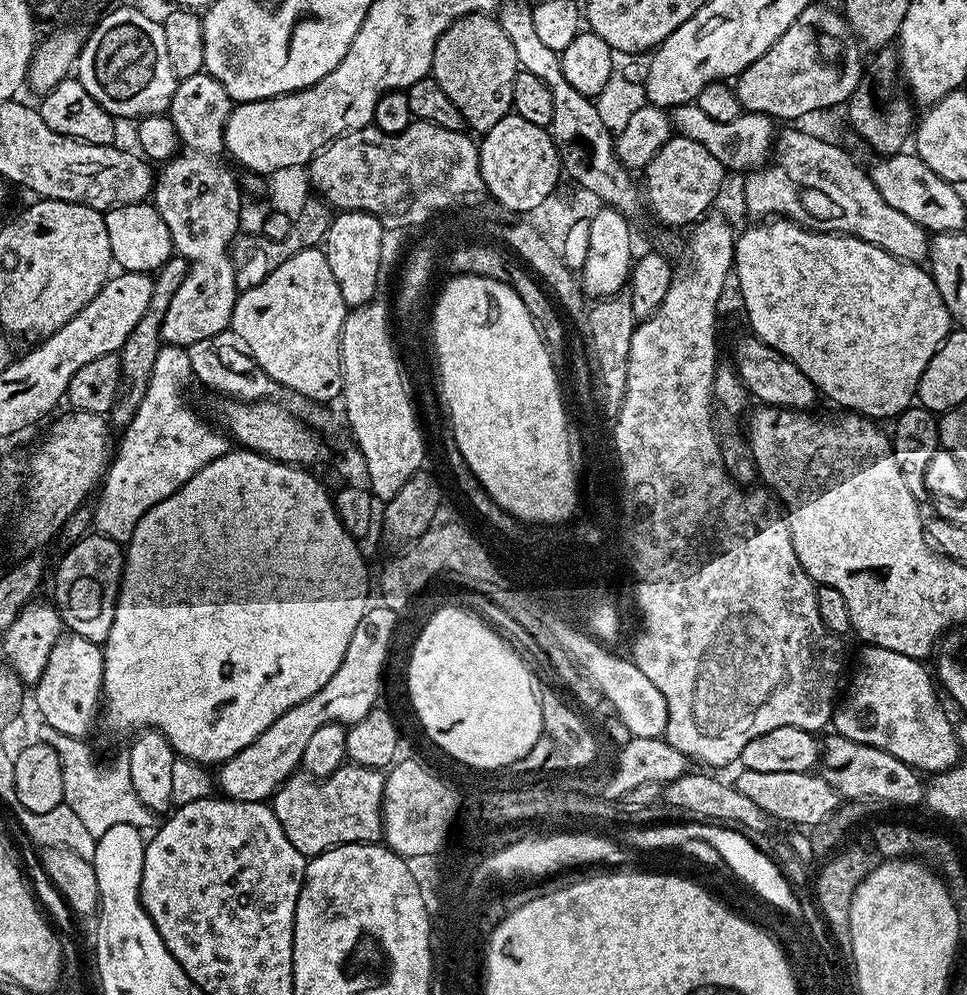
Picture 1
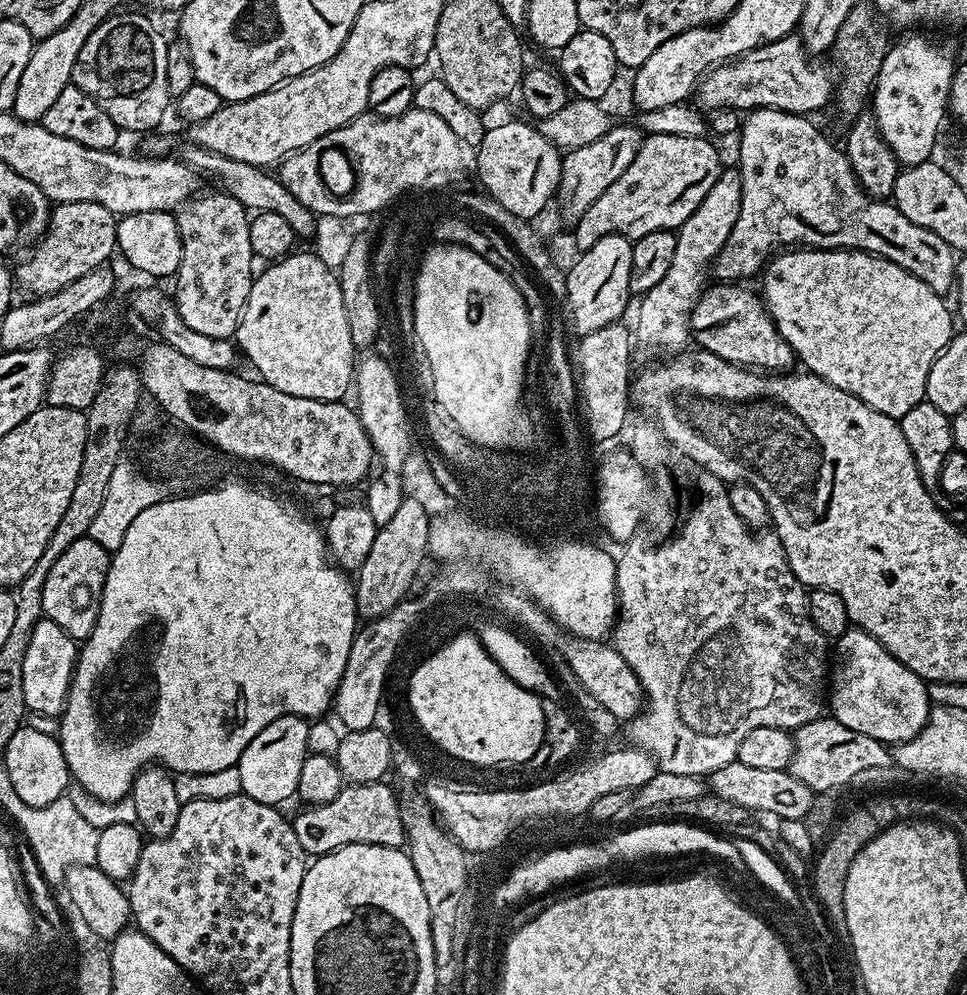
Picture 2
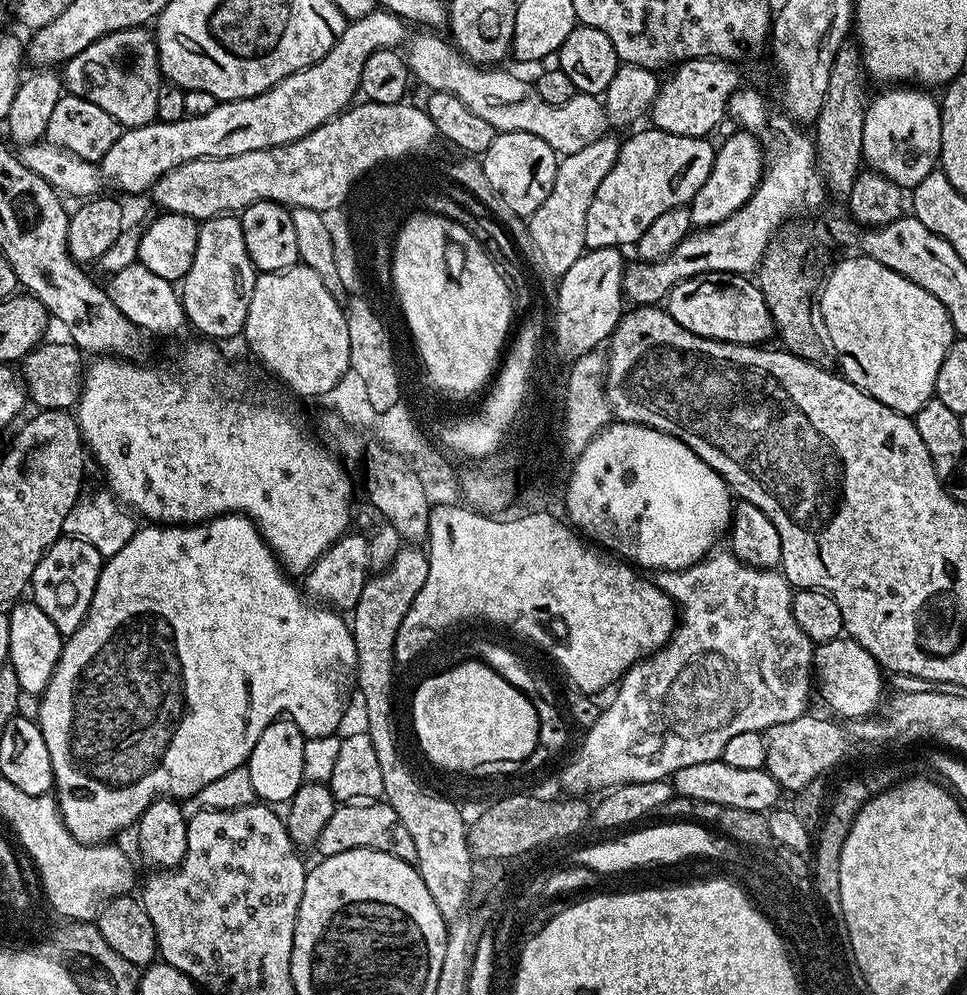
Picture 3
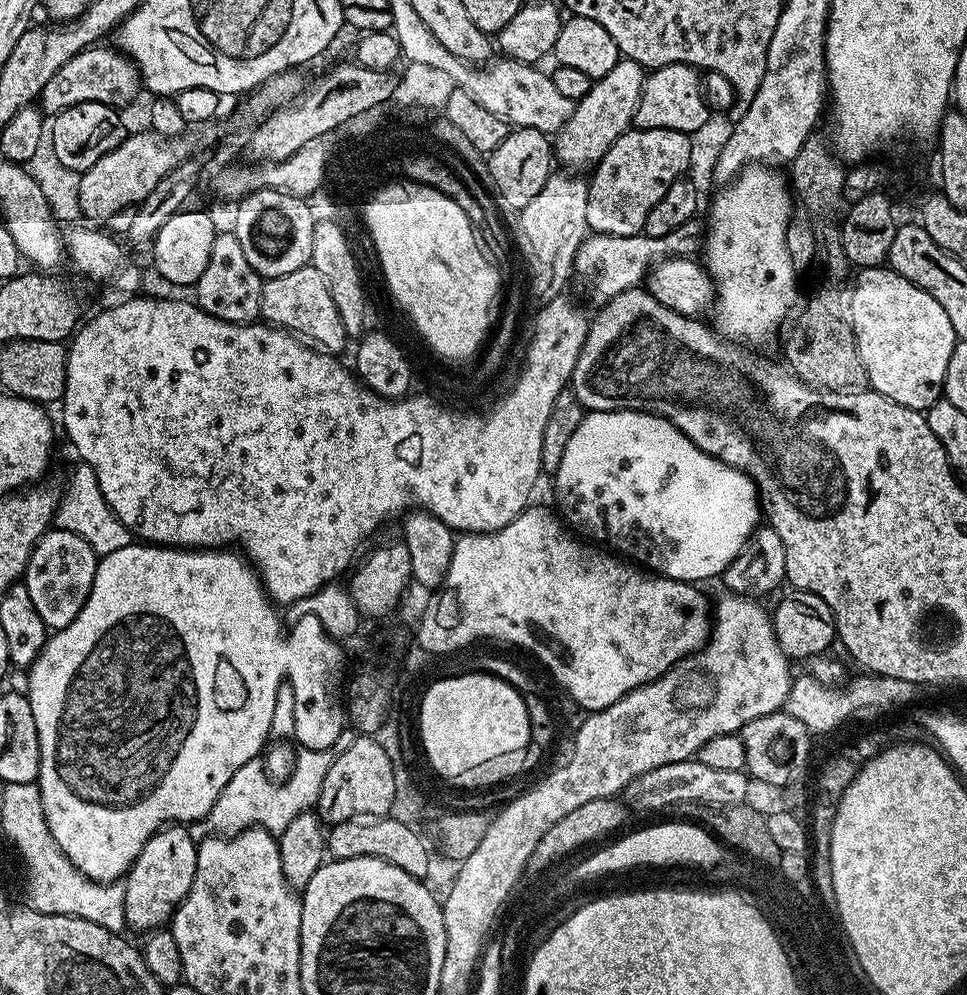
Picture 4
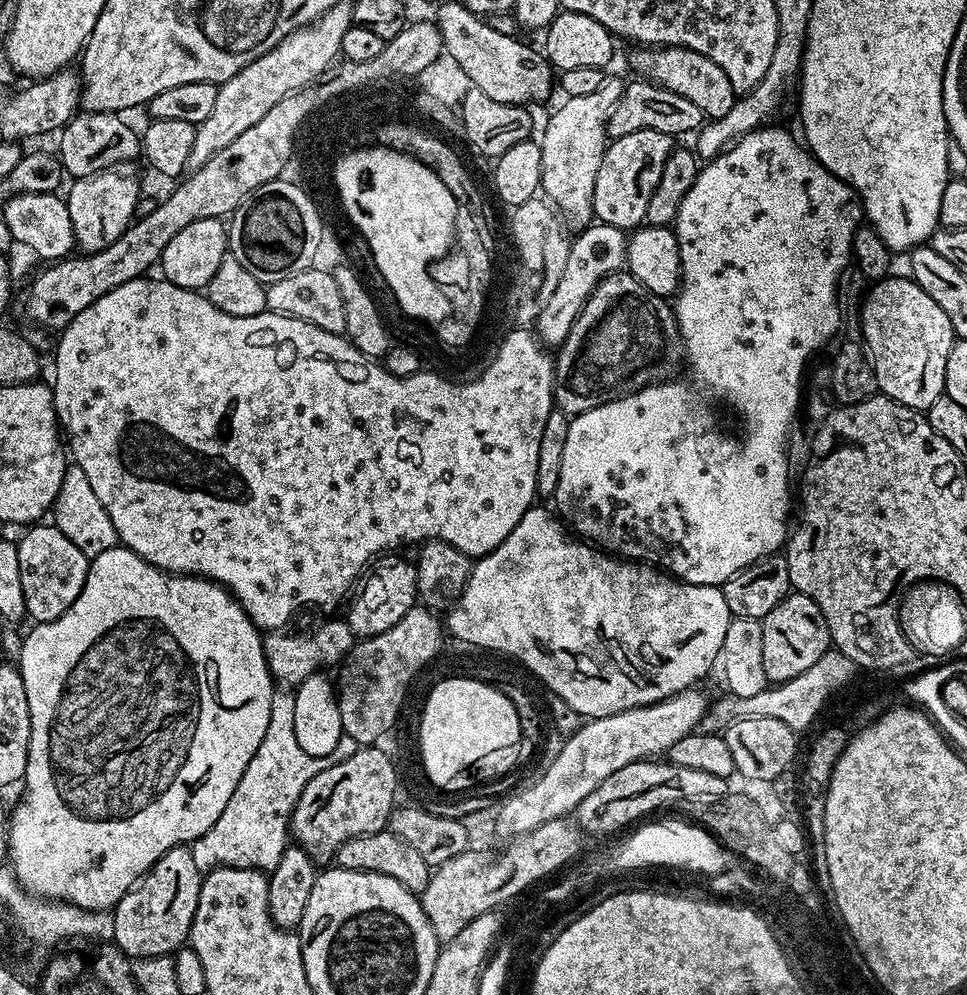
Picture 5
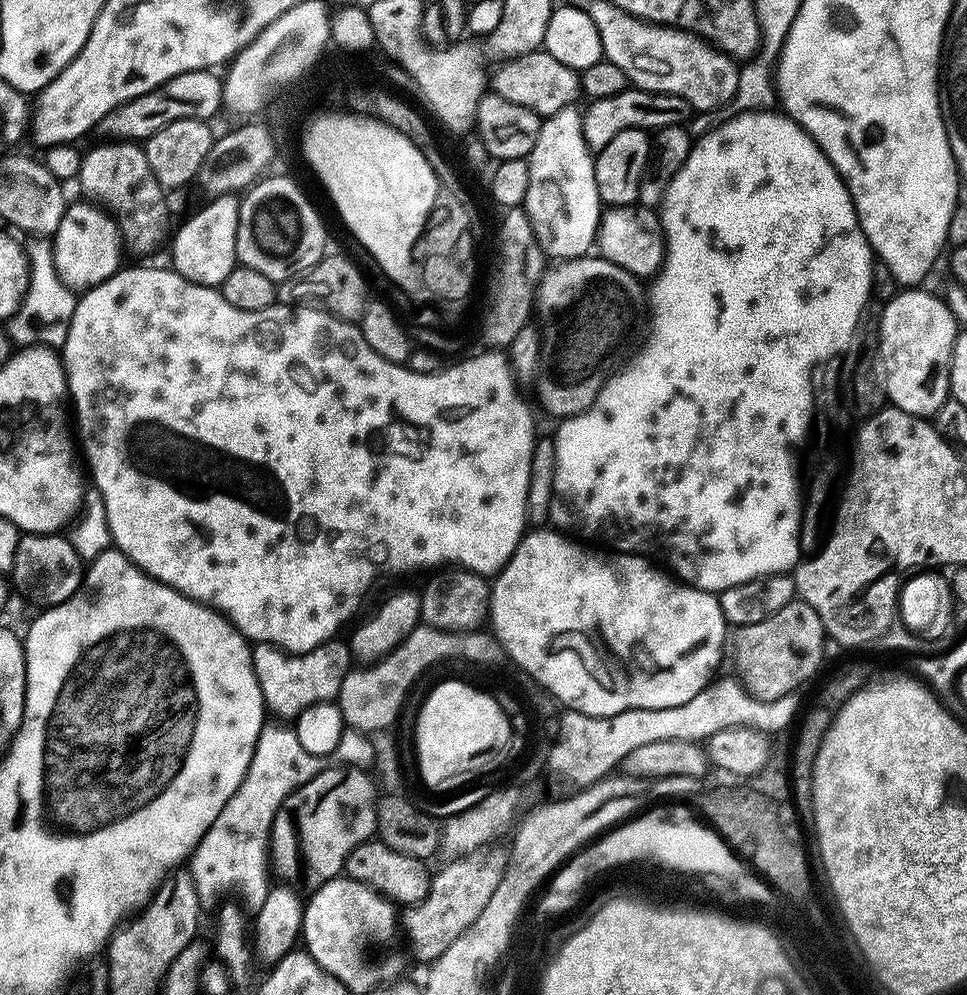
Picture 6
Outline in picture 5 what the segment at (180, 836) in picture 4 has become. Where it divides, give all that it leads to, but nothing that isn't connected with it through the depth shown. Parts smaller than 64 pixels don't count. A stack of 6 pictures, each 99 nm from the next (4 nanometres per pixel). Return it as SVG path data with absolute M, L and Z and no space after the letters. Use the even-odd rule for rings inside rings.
M191 847L166 850L143 880L114 906L113 941L116 947L133 958L172 956L177 949L185 947L198 910L201 879L202 873L198 862L194 862Z

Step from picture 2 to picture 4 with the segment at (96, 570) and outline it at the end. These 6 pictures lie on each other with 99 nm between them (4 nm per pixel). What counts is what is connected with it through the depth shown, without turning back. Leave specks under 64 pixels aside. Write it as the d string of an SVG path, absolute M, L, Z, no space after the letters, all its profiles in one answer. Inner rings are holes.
M53 527L45 532L44 537L36 543L28 559L28 565L24 567L22 583L26 586L26 590L30 594L30 602L34 602L34 610L38 610L38 618L42 618L45 629L59 630L70 626L70 622L74 622L74 618L78 618L92 589L97 563L96 552L89 544L82 542L82 538L78 538L78 534L70 534L58 527Z

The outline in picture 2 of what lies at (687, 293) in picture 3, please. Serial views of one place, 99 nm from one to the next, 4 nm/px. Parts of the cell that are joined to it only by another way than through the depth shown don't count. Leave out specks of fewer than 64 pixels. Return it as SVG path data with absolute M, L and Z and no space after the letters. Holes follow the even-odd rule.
M720 282L715 286L717 288L709 287L701 292L692 308L691 339L695 343L697 340L703 351L718 354L718 358L740 368L759 370L764 374L787 373L794 364L792 347L784 341L776 323L768 317L761 297L732 282Z

